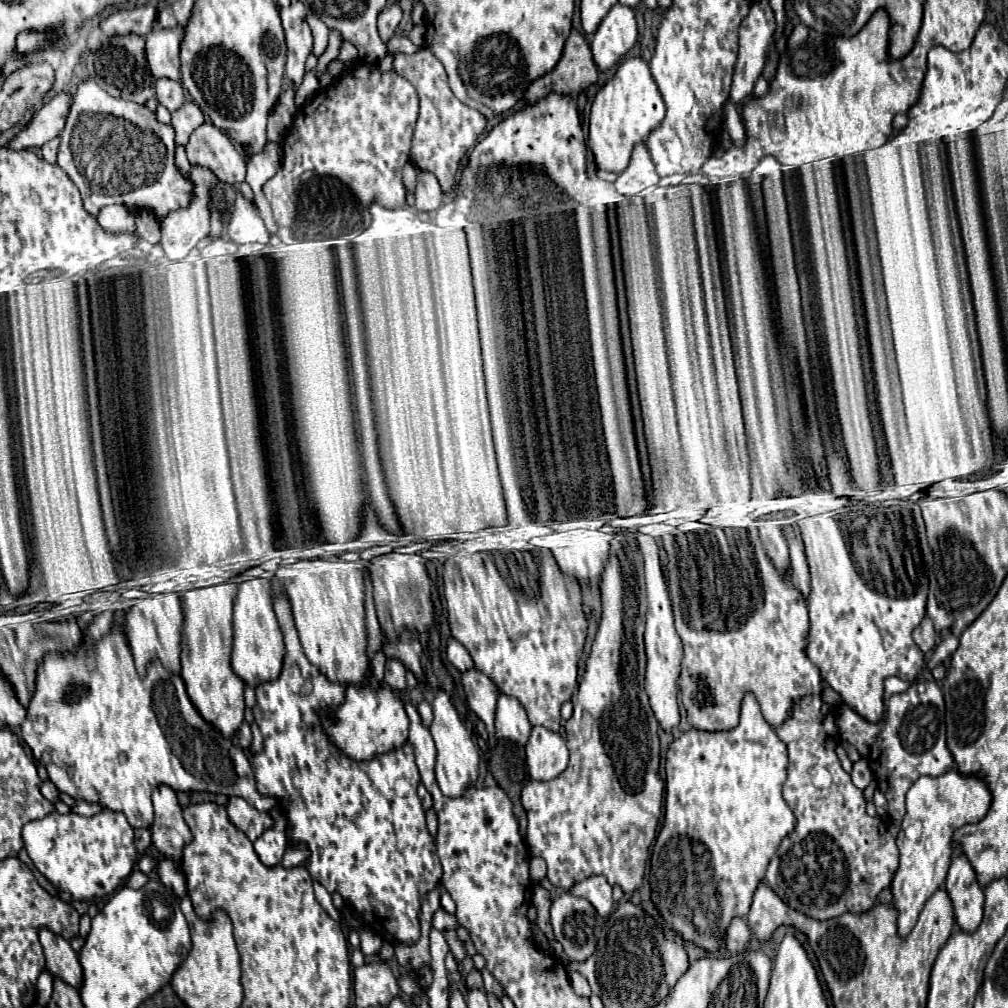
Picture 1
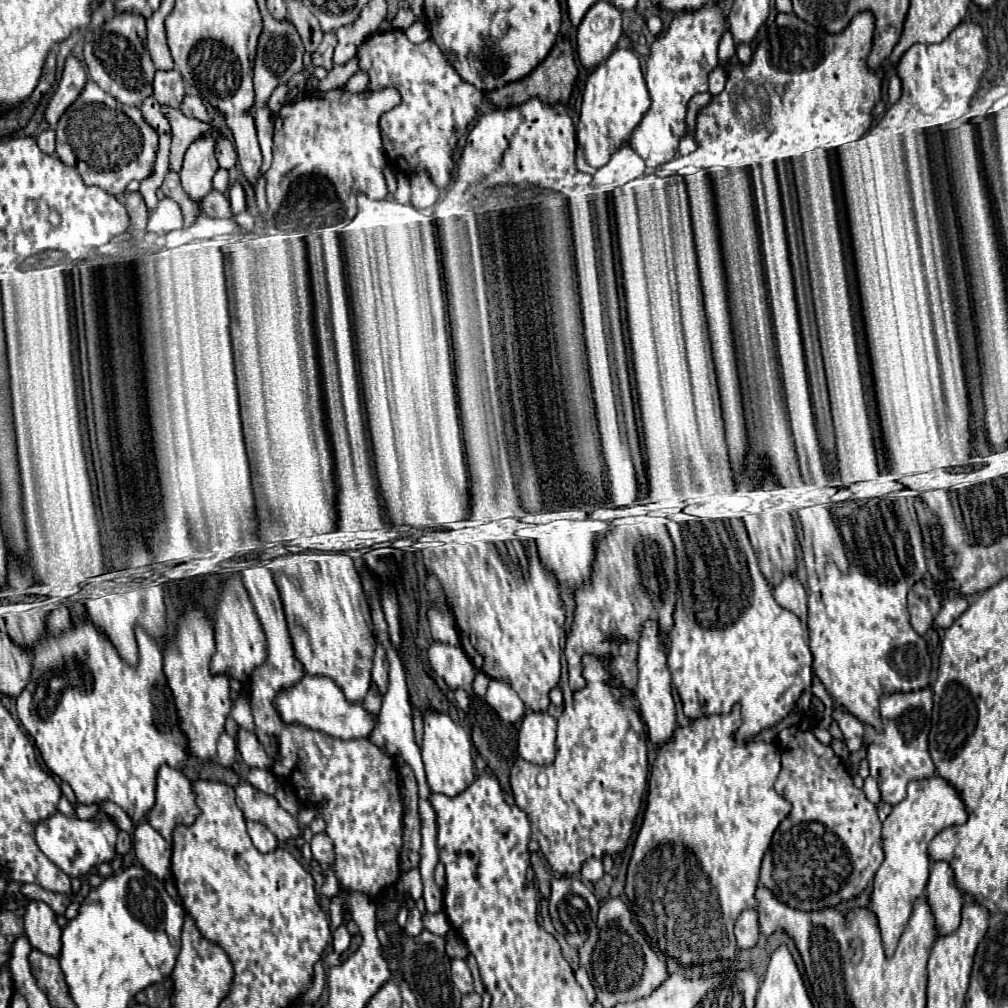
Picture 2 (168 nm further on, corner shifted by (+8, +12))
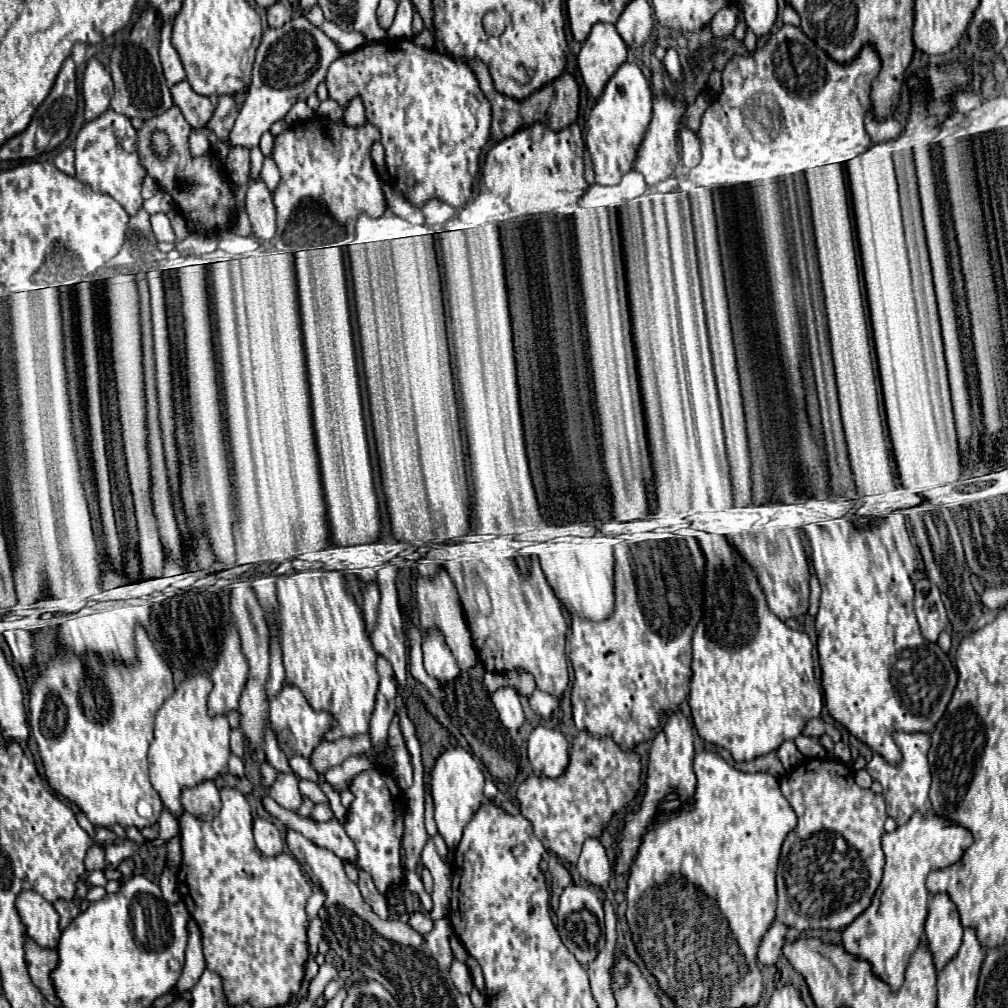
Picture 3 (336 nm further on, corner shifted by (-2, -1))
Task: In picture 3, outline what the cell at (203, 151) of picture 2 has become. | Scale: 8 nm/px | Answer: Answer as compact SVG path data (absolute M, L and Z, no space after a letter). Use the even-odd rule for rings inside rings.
M302 14L290 20L288 24L284 24L282 28L266 30L256 50L252 82L248 88L246 102L232 128L230 144L214 144L214 152L216 152L214 162L222 166L232 146L244 146L244 148L258 146L260 136L276 120L282 120L286 112L294 106L294 102L306 100L310 94L316 92L318 84L324 82L326 78L328 66L342 54L344 52L338 48L338 44L332 38L328 38L320 28L310 24L310 20Z

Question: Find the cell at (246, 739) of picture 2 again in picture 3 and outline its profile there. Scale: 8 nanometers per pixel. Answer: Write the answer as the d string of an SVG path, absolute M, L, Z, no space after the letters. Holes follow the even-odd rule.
M280 774L276 778L276 782L270 786L268 794L286 810L298 812L300 804L302 804L302 794L298 790L298 778L290 776L290 774Z

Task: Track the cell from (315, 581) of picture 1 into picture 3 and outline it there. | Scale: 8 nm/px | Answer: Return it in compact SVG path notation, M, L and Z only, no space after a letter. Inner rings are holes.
M296 572L276 582L276 596L286 680L304 692L314 710L330 712L336 722L322 740L366 734L378 692L376 652L366 634L362 610L346 590L342 572Z

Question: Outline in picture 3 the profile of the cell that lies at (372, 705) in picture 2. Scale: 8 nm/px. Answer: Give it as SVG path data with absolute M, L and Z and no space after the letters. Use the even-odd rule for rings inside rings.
M358 736L358 740L336 740L334 744L320 744L312 756L310 756L310 766L318 772L324 774L332 766L340 766L348 756L366 752L370 748L370 736Z

